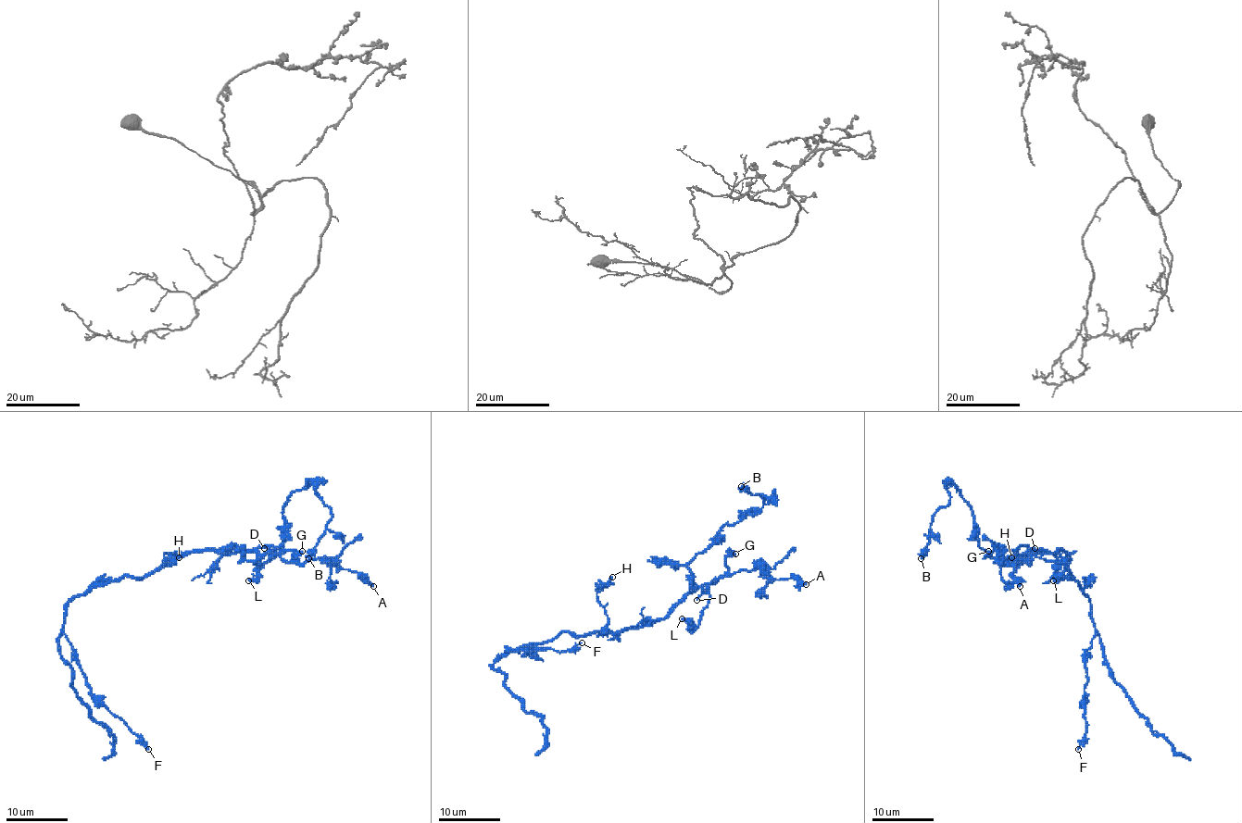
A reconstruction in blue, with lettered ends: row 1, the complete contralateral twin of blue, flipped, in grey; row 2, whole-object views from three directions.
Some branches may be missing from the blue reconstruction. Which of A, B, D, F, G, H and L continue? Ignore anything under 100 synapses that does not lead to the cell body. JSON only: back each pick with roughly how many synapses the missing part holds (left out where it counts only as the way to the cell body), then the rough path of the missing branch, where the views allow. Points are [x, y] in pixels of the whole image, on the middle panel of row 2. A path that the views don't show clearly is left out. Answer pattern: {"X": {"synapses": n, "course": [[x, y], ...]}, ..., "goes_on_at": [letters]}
{"goes_on_at": []}

